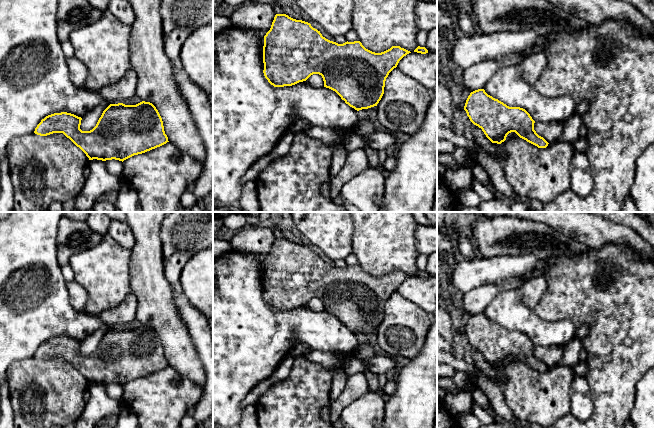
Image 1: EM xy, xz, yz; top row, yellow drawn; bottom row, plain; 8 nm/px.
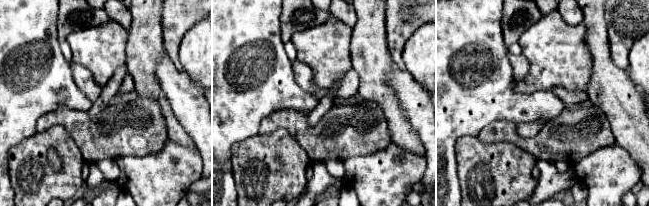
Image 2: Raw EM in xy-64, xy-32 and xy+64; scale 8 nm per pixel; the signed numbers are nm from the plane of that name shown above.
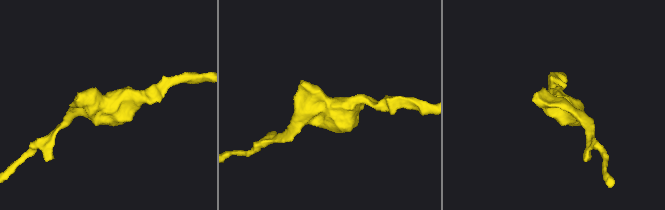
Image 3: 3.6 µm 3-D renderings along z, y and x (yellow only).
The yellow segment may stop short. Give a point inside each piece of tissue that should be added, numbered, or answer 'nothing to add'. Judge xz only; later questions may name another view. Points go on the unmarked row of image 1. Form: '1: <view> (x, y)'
nothing to add

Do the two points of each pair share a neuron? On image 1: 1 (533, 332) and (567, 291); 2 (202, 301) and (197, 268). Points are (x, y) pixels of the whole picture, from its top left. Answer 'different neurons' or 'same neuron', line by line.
1: different neurons
2: same neuron

